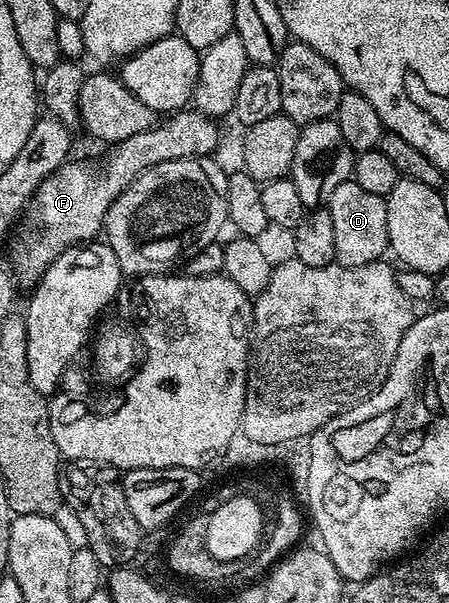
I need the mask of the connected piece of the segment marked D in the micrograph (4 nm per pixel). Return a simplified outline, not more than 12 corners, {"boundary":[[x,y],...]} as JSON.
{"boundary":[[354,181],[337,185],[335,262],[356,267],[388,254],[387,200]]}

